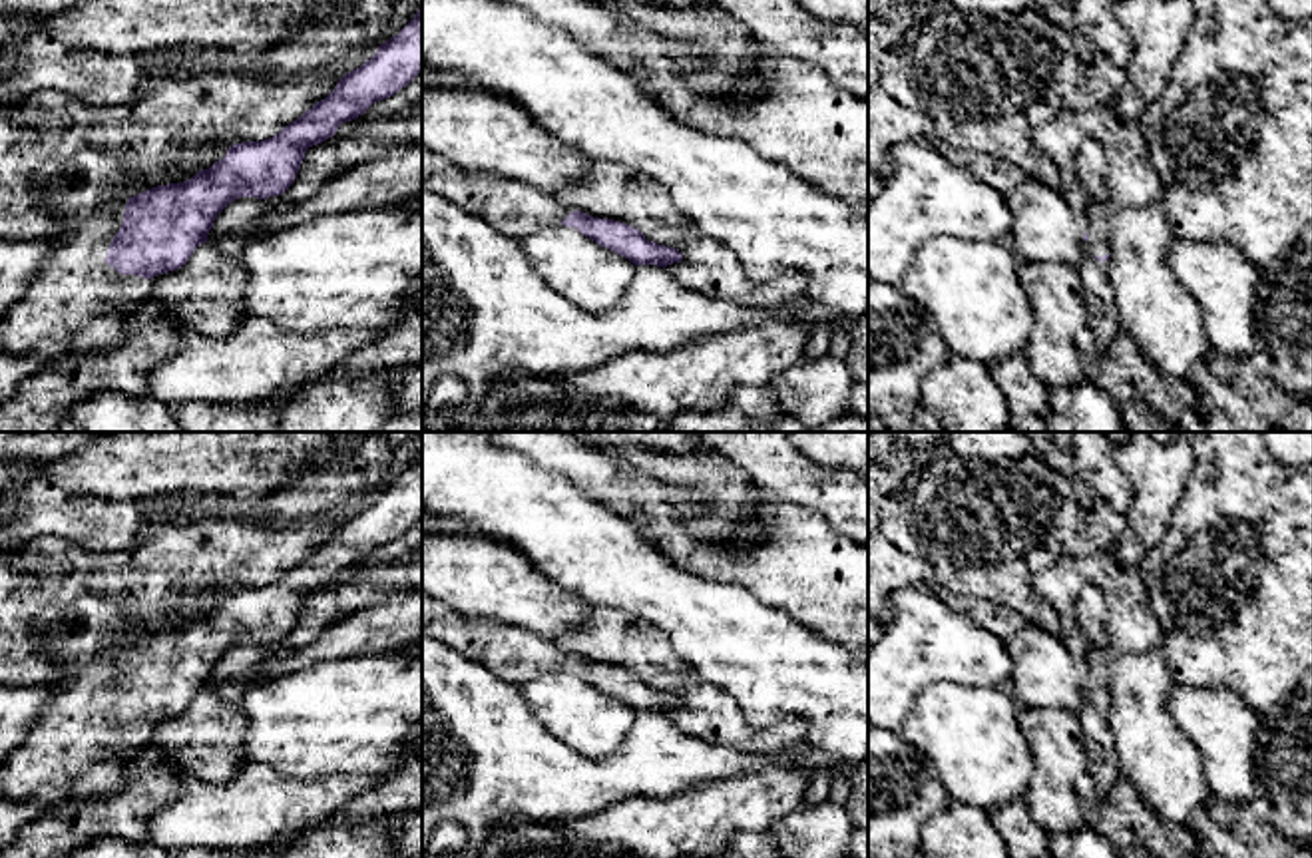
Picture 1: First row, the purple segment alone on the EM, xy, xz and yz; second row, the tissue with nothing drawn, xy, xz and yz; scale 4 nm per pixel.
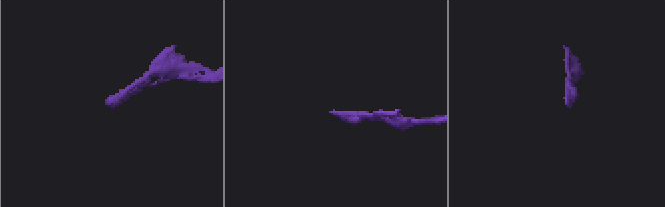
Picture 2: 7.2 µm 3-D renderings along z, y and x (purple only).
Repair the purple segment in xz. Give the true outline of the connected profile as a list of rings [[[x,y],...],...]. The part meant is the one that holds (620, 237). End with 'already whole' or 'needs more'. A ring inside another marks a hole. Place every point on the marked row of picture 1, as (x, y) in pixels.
[[[422,147],[422,191],[442,195],[502,235],[522,239],[538,229],[565,225],[637,265],[681,263],[679,249],[647,241],[643,231],[613,219],[575,211],[553,195],[492,173],[464,171]]] | needs more

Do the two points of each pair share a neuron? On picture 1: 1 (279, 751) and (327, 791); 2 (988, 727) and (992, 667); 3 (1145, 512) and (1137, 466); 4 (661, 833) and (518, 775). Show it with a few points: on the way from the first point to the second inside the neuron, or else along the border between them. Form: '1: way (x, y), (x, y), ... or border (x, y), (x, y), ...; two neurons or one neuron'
1: border (267, 767), (293, 777), (359, 775); two neurons
2: border (944, 679), (1006, 687); two neurons
3: way (1145, 500), (1145, 478); one neuron
4: border (652, 797), (624, 799), (596, 813), (560, 821); two neurons

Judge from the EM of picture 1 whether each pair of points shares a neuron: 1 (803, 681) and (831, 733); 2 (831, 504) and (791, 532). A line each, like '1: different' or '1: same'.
1: same
2: different

